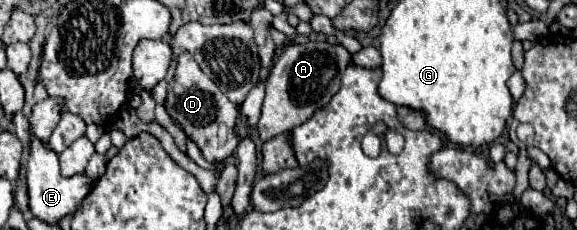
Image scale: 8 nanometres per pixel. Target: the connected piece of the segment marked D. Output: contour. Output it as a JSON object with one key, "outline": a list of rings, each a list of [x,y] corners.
{"outline":[[[190,52],[178,56],[178,68],[168,88],[164,106],[172,122],[180,126],[184,134],[200,148],[204,160],[212,164],[222,164],[226,158],[234,154],[238,144],[238,136],[234,130],[238,120],[238,106],[220,94],[218,86],[200,70],[198,62]]]}

